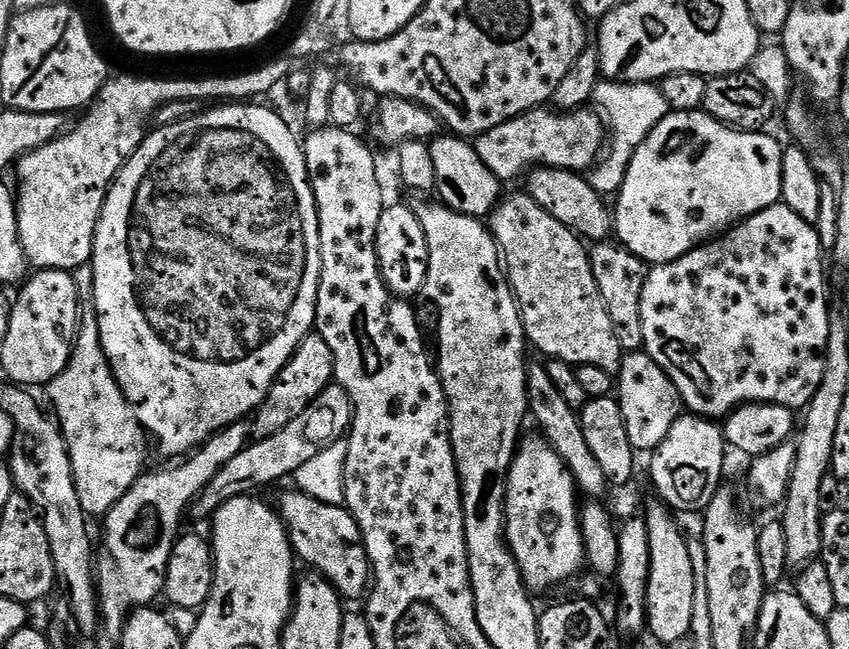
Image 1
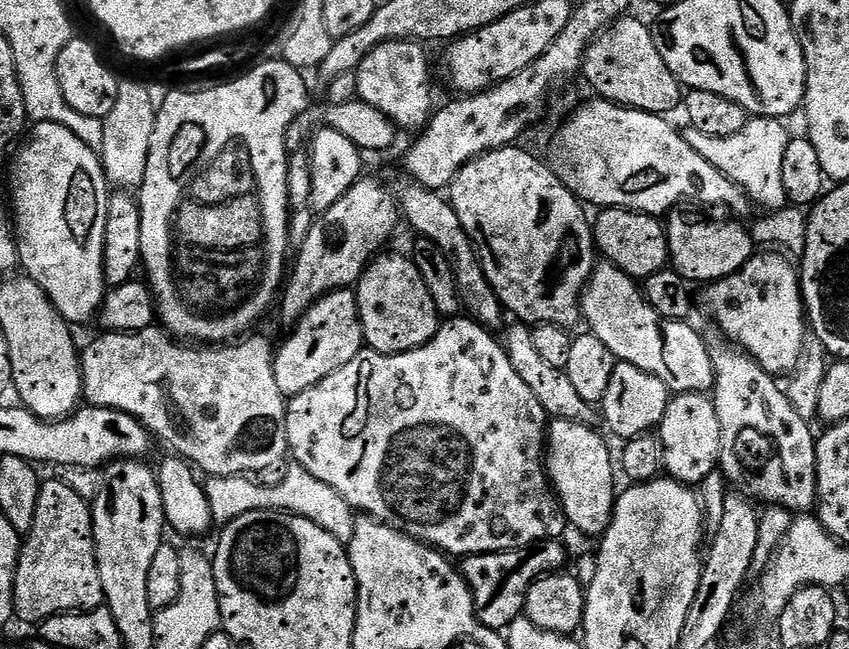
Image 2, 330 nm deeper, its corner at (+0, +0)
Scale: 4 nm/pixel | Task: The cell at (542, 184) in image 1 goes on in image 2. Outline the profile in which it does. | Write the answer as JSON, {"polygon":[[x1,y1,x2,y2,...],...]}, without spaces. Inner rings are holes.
{"polygon":[[605,208,599,215,600,217,597,220,595,217,594,220,594,243,599,255,607,263,622,270,637,282,643,282,646,278,650,278,650,274,658,274,669,263,668,230,657,217,648,216,644,212,632,212,628,208]]}

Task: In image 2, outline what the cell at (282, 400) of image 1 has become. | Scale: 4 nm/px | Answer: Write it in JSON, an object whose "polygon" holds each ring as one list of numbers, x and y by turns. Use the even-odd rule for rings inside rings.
{"polygon":[[337,290,328,292,302,319,296,321,289,332,292,333,289,334,288,341,281,348,278,348,274,356,278,390,286,398,302,394,302,390,310,390,310,386,330,378,330,374,342,370,342,366,346,366,346,362,353,360,365,347,364,328,360,324,360,311,356,305,355,291]]}

